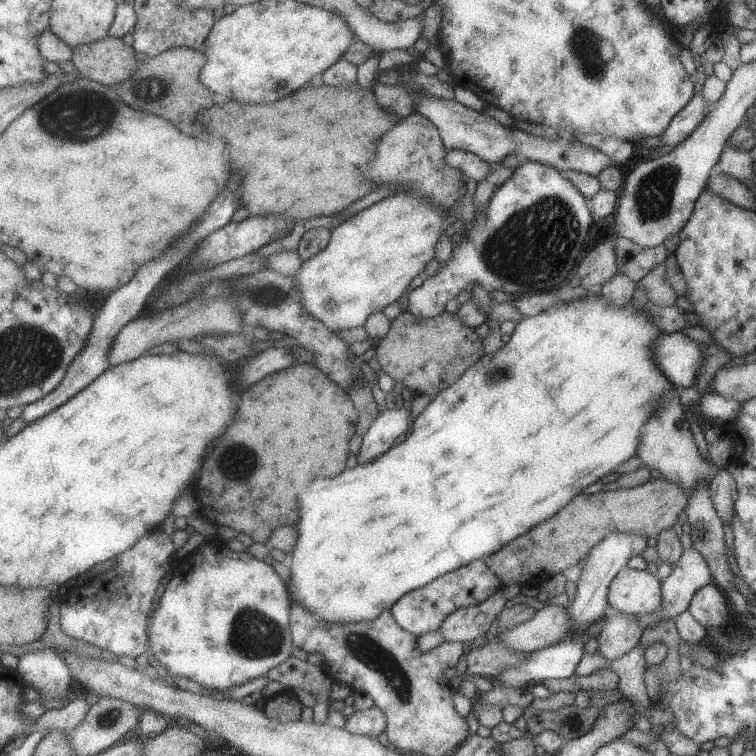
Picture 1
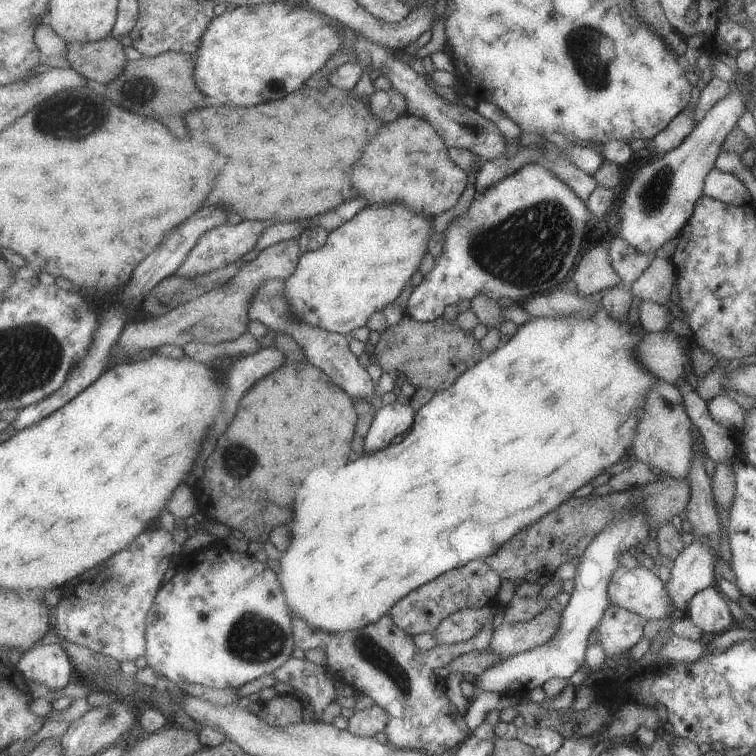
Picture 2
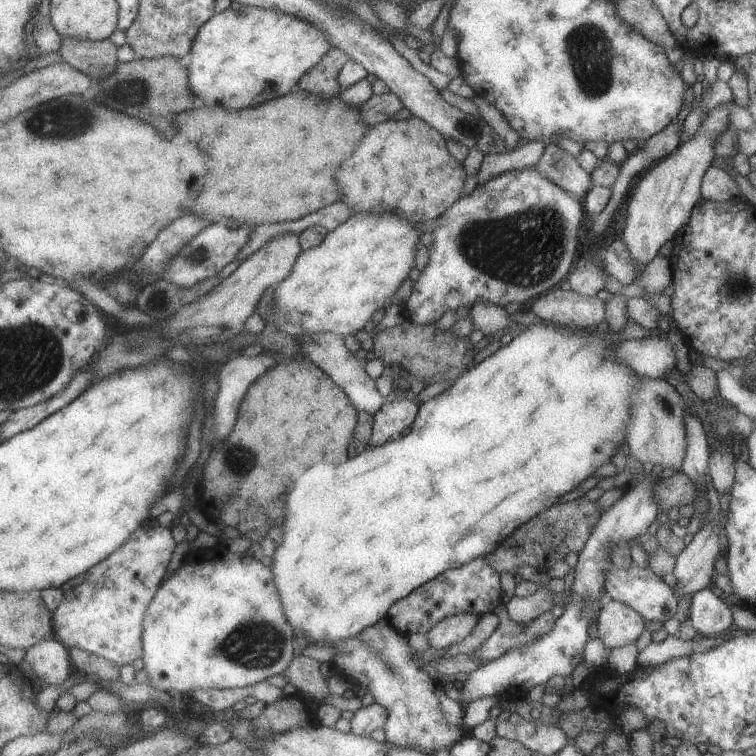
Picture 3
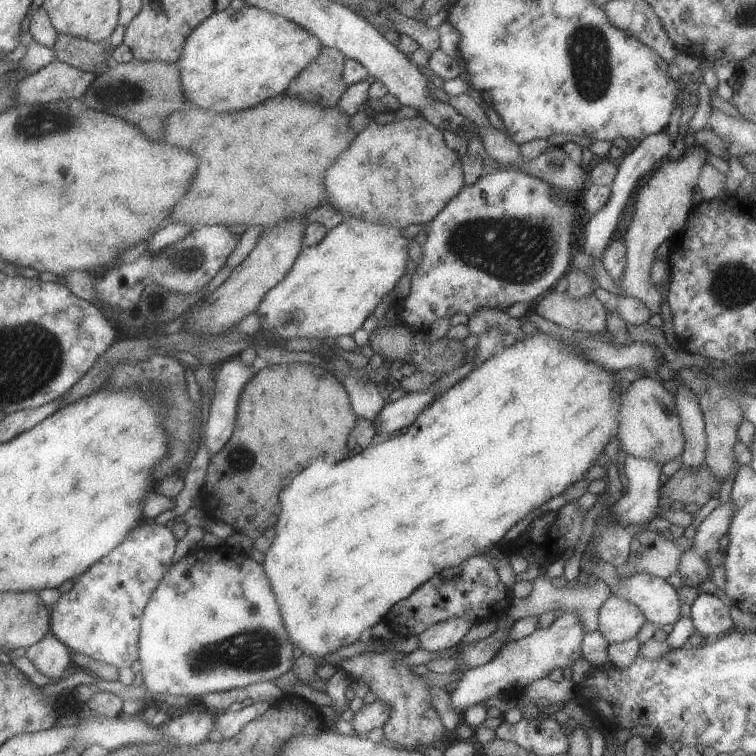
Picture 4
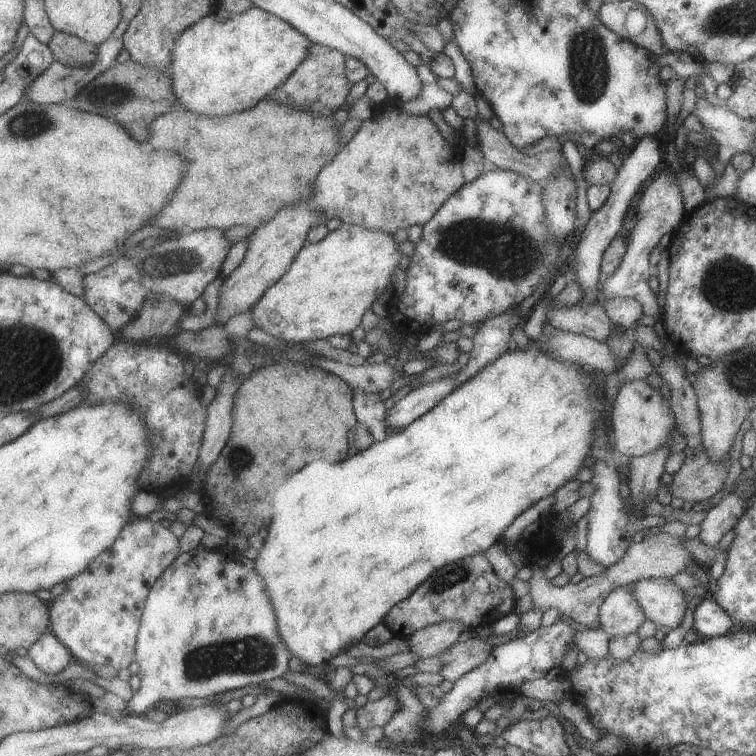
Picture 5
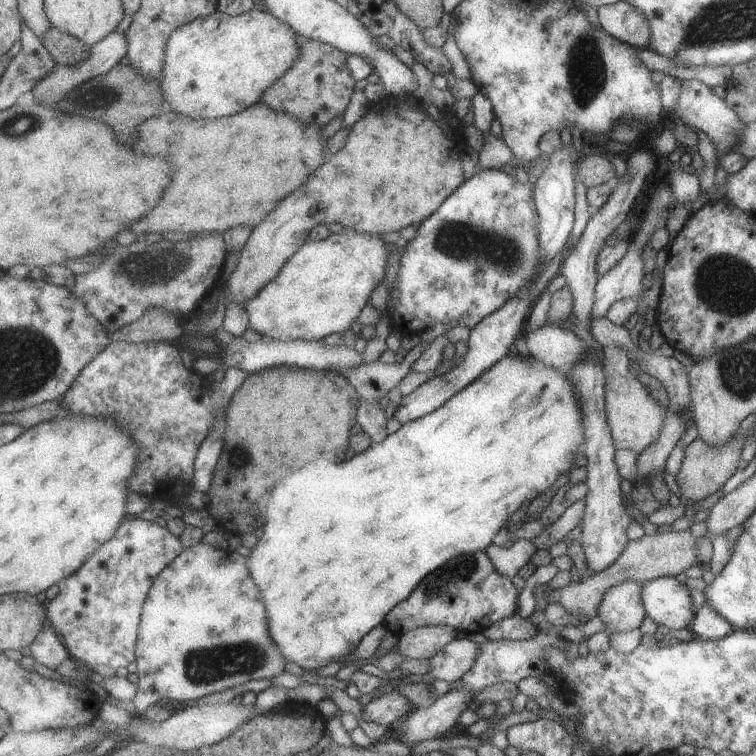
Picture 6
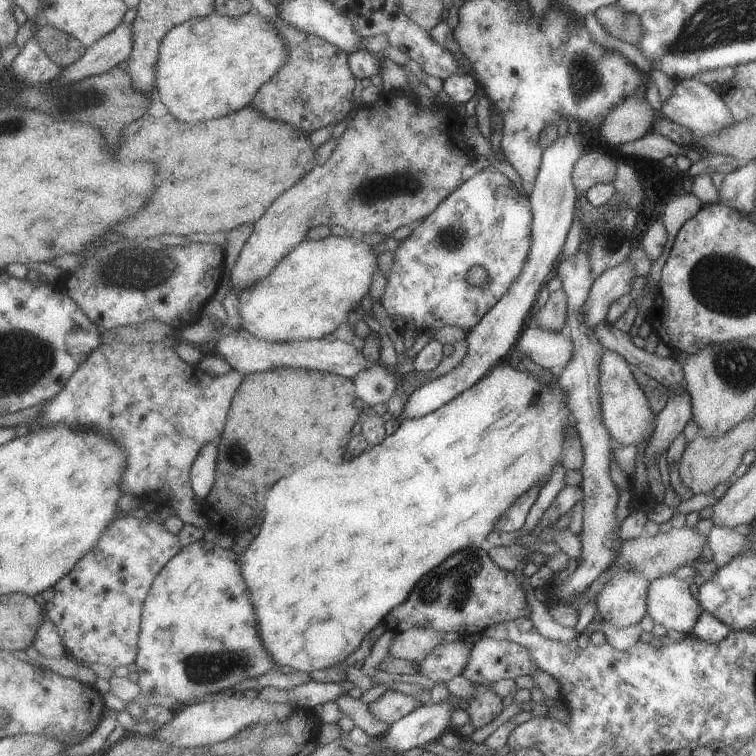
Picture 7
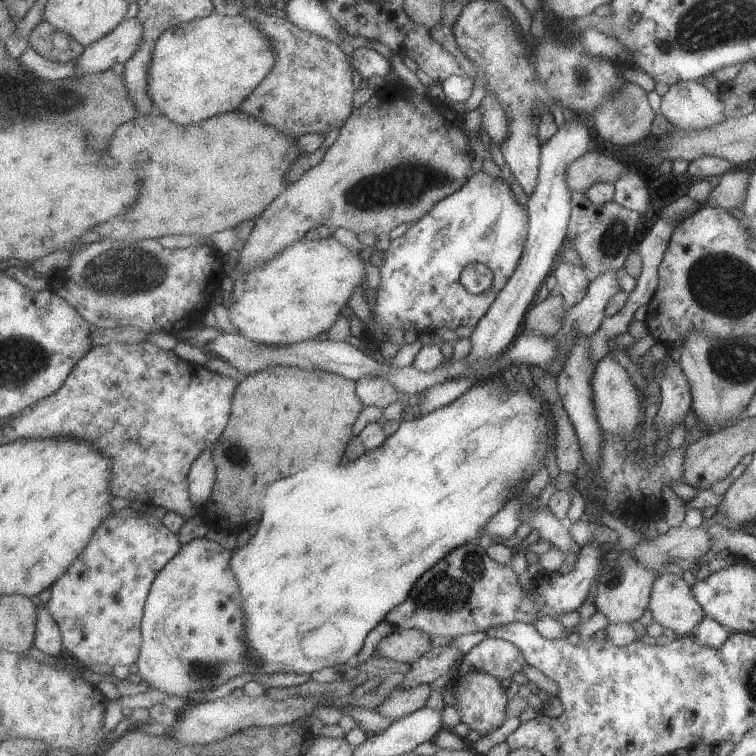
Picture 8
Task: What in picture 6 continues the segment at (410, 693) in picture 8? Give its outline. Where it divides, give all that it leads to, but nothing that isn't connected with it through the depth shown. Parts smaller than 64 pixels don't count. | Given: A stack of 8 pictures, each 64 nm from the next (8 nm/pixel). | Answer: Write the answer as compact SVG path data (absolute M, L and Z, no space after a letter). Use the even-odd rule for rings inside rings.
M391 691L382 698L374 698L364 707L366 718L373 723L390 727L404 715L408 716L412 703L401 691Z

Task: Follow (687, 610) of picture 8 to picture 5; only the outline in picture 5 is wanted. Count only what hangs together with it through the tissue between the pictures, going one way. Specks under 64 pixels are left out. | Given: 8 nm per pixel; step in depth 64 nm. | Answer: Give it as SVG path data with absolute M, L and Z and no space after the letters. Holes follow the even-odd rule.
M643 578L626 586L631 591L636 602L643 608L646 618L655 622L661 629L669 631L676 628L686 612L686 600L684 600L684 590L678 588L672 579L665 578Z

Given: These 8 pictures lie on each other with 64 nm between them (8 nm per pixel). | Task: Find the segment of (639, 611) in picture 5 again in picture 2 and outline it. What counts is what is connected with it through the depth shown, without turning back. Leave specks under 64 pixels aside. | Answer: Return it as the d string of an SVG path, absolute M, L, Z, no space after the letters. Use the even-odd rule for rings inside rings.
M611 604L597 626L601 649L612 658L626 653L644 637L646 622L643 616Z

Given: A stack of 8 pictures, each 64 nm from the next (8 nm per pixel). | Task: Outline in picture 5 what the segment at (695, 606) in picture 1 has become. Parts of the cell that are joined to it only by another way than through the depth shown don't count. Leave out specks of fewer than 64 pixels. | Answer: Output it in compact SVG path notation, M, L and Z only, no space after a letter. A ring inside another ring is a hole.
M703 598L694 610L694 626L701 638L714 638L732 632L736 628L733 618L716 599Z

